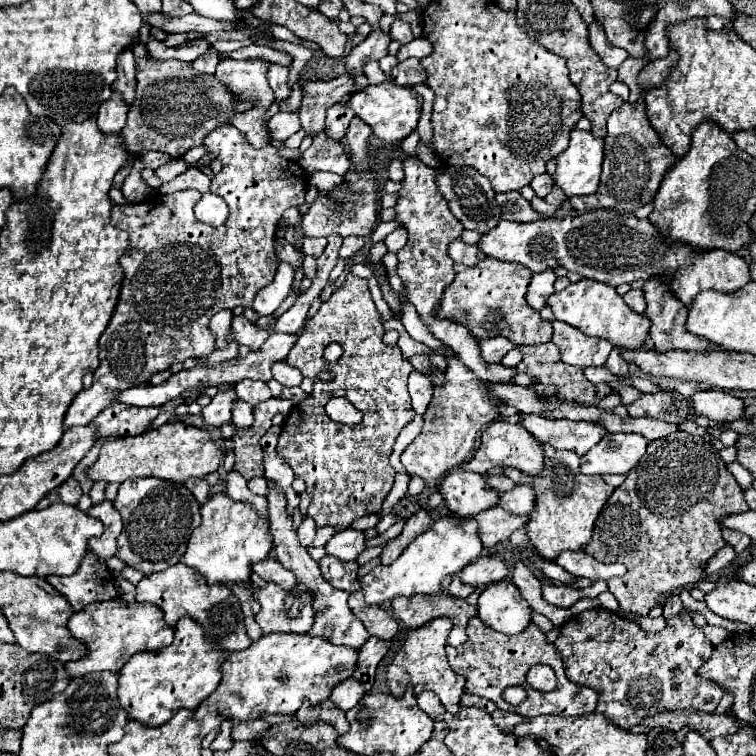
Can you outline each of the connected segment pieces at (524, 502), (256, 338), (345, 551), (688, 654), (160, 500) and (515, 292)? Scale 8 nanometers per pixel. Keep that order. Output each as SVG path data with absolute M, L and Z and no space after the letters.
M516 484L510 492L500 494L498 506L502 506L512 514L530 514L534 508L534 500L536 500L536 494L530 486Z
M242 314L234 316L232 320L232 328L230 332L234 332L234 338L238 340L238 344L246 344L250 346L250 350L258 350L260 344L266 340L266 336L270 334L268 328L256 328L252 322L248 322Z
M346 528L338 534L334 534L332 540L326 544L328 554L336 556L342 562L356 560L364 548L366 548L366 536L364 536L364 532L354 530L354 528Z
M594 608L564 622L560 626L560 634L554 644L564 660L566 676L574 684L592 688L598 694L596 712L604 714L612 724L620 726L622 730L630 730L632 726L640 724L644 718L654 716L658 712L666 712L666 710L694 708L700 712L714 712L718 702L724 696L718 684L698 676L698 668L712 654L714 646L706 640L704 632L692 622L690 614L672 616L670 620L666 620L666 628L662 632L648 634L636 622L626 620L618 616L616 612Z
M154 476L122 482L118 496L114 498L114 508L124 520L124 530L118 536L118 550L114 556L144 576L178 564L186 552L192 530L202 522L200 504L184 484Z
M488 256L480 260L474 268L456 264L454 282L444 290L434 316L454 320L470 330L470 334L480 342L494 336L504 336L516 346L544 344L552 338L552 324L540 318L540 312L530 308L526 302L526 288L532 278L528 268L520 264L506 264L502 260L490 260Z

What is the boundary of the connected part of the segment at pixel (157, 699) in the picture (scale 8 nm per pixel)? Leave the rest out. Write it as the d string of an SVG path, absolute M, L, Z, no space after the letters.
M184 616L176 624L176 638L168 648L158 652L134 654L128 664L120 670L118 698L128 710L132 720L140 720L148 726L166 724L180 708L196 710L204 698L208 698L220 682L220 656L228 652L218 652L210 638L202 632L196 620Z

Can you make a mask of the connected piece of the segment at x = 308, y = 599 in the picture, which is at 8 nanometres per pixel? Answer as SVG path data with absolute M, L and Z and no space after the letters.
M268 582L264 588L254 588L254 598L262 606L254 620L260 624L264 634L306 634L314 624L312 596L298 586L292 590L284 590L278 584Z

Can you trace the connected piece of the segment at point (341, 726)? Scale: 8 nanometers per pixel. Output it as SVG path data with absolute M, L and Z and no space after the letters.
M324 700L322 704L312 706L312 714L302 716L300 720L306 722L306 724L312 724L312 722L316 722L316 720L324 720L324 722L332 724L332 726L338 730L338 734L344 734L344 732L350 728L350 724L348 724L344 712L342 712L332 700Z

